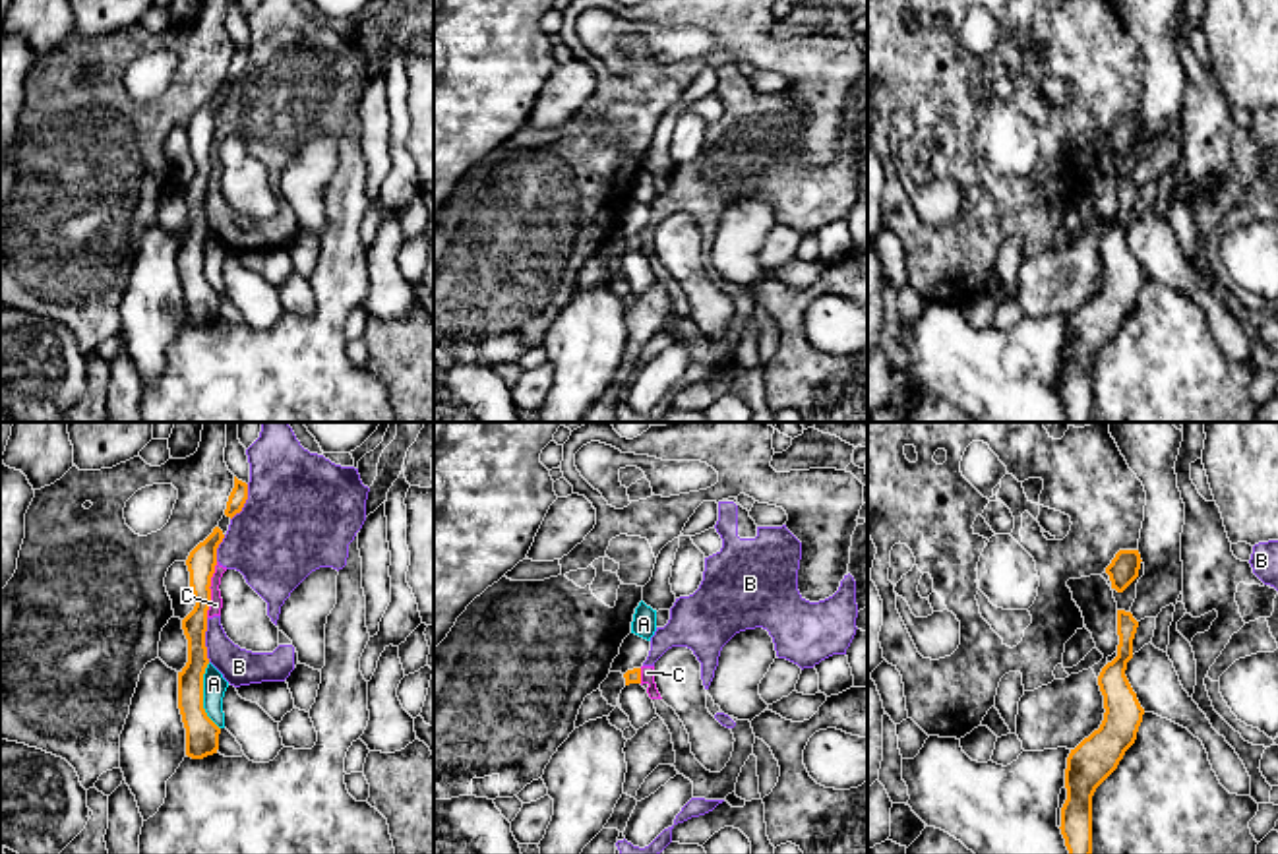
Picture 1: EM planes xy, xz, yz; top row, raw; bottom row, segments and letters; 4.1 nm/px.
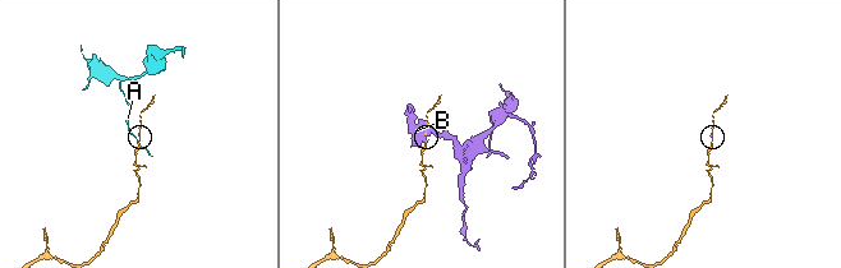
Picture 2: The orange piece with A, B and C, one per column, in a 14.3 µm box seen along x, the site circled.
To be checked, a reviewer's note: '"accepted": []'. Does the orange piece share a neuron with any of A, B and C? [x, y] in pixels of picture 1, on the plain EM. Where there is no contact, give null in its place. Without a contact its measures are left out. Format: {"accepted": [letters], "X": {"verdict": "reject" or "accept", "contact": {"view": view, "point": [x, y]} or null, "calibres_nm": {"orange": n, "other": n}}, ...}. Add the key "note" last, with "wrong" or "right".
{"accepted": [], "A": {"verdict": "reject", "contact": {"view": "xy", "point": [202, 262]}, "calibres_nm": {"orange": 140, "other": 100}}, "B": {"verdict": "reject", "contact": {"view": "xy", "point": [204, 206]}, "calibres_nm": {"orange": 110, "other": 160}}, "C": {"verdict": "reject", "contact": {"view": "xy", "point": [210, 155]}, "calibres_nm": {"orange": 120, "other": 50}}, "note": "right"}

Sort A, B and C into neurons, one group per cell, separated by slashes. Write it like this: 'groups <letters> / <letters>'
groups A / B C

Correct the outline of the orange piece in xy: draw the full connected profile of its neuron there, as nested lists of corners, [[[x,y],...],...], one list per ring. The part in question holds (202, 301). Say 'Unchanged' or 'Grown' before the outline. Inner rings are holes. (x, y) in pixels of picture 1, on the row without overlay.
Unchanged. [[[219,93],[188,122],[190,153],[196,165],[194,176],[182,186],[188,205],[188,229],[178,238],[178,275],[186,294],[186,321],[203,325],[217,320],[221,294],[203,275],[203,240],[209,230],[205,198],[211,170],[211,143],[217,132],[217,114],[225,101]]]

